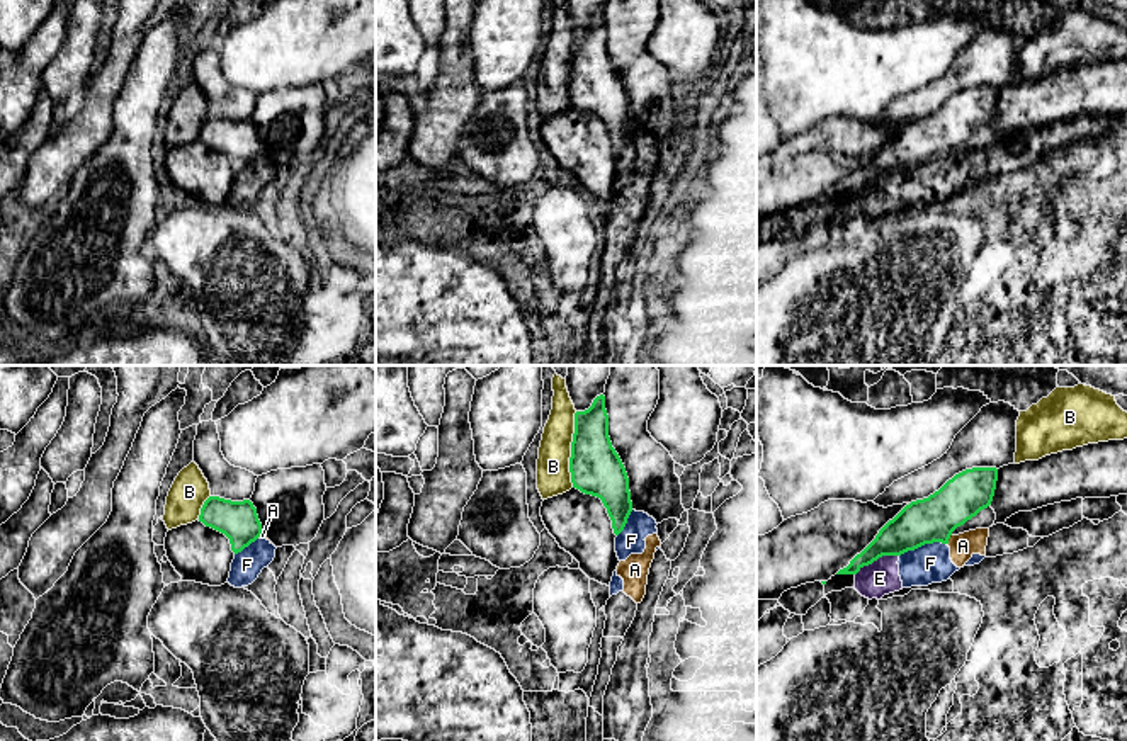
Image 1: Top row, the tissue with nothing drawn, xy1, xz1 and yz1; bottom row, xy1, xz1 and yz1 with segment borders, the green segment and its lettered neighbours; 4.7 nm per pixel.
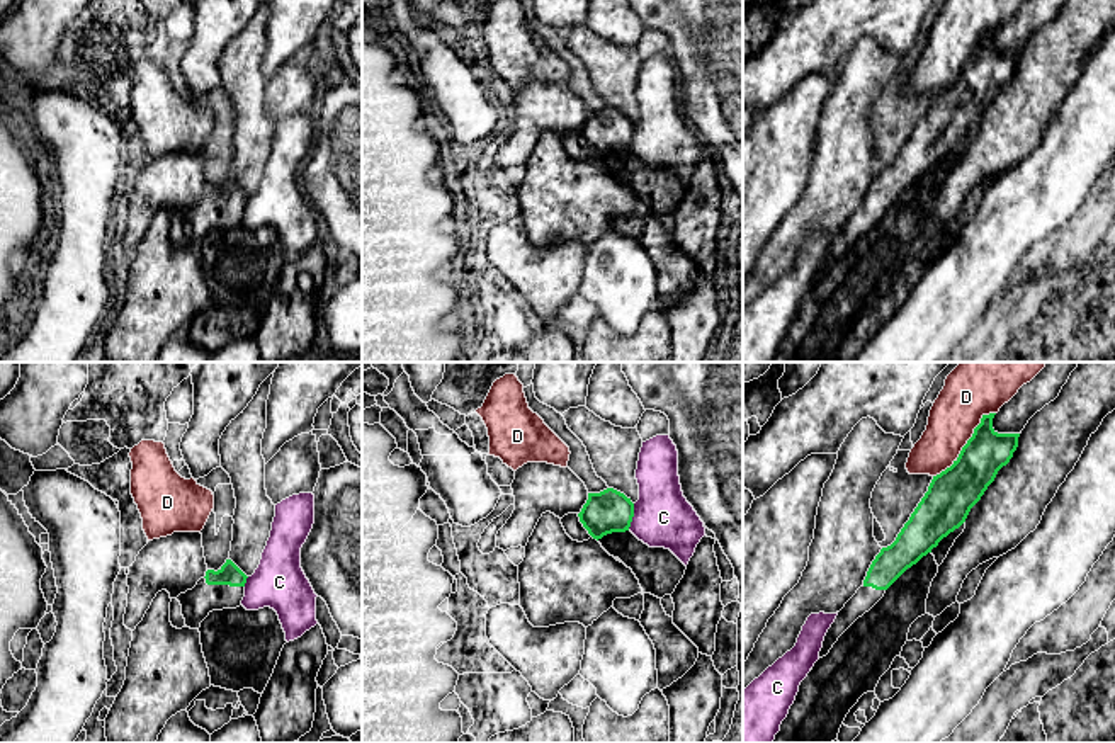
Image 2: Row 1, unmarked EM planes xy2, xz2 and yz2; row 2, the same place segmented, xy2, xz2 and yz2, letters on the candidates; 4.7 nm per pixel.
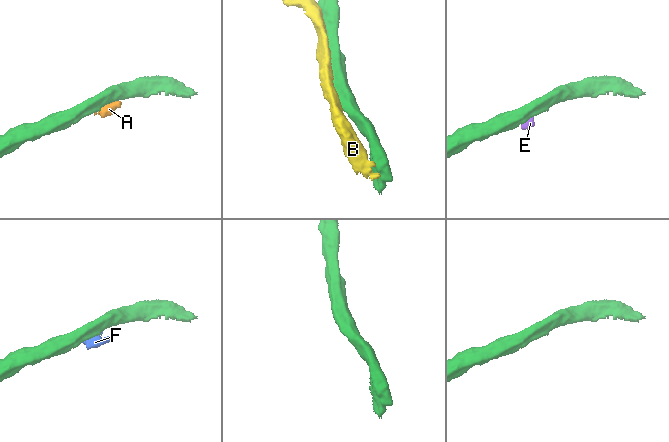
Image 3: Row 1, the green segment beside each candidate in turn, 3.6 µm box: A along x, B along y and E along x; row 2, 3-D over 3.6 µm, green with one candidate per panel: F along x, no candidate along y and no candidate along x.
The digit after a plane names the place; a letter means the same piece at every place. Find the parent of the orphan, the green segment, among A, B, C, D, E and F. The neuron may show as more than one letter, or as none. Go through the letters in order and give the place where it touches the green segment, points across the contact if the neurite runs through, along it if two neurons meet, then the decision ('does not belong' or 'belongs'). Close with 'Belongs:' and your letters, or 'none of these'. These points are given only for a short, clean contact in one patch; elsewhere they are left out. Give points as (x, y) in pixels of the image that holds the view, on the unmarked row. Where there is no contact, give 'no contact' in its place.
A: yz1 (949, 157) | along yz1 (951, 153), (947, 164) | does not belong
B: xz1 (571, 68) | does not belong
C: xz2 (631, 136) | does not belong
D: yz2 (966, 63) | does not belong
E: yz1 (876, 179) | along yz1 (898, 174), (883, 174), (855, 194) | does not belong
F: yz1 (922, 164) | does not belong
Belongs: none of these

